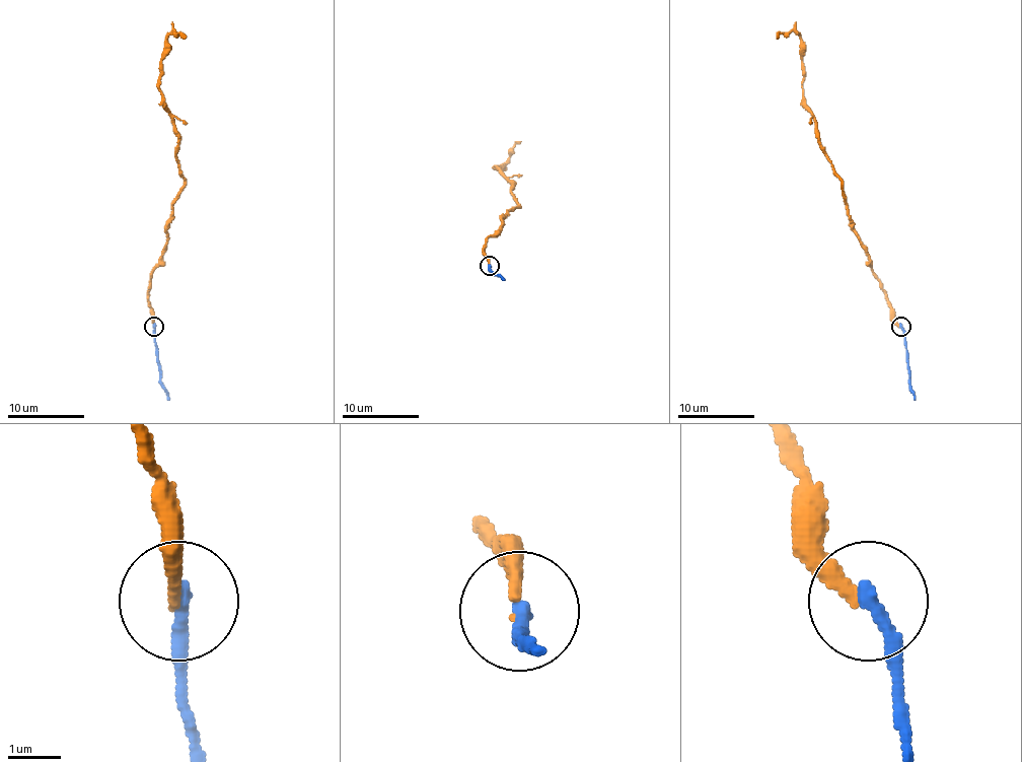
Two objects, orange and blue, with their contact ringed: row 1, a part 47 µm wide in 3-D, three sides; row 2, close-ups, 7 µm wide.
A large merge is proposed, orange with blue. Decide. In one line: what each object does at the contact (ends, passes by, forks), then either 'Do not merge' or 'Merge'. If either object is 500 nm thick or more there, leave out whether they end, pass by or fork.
At the ring orange ends. At the ring blue ends. Merge

